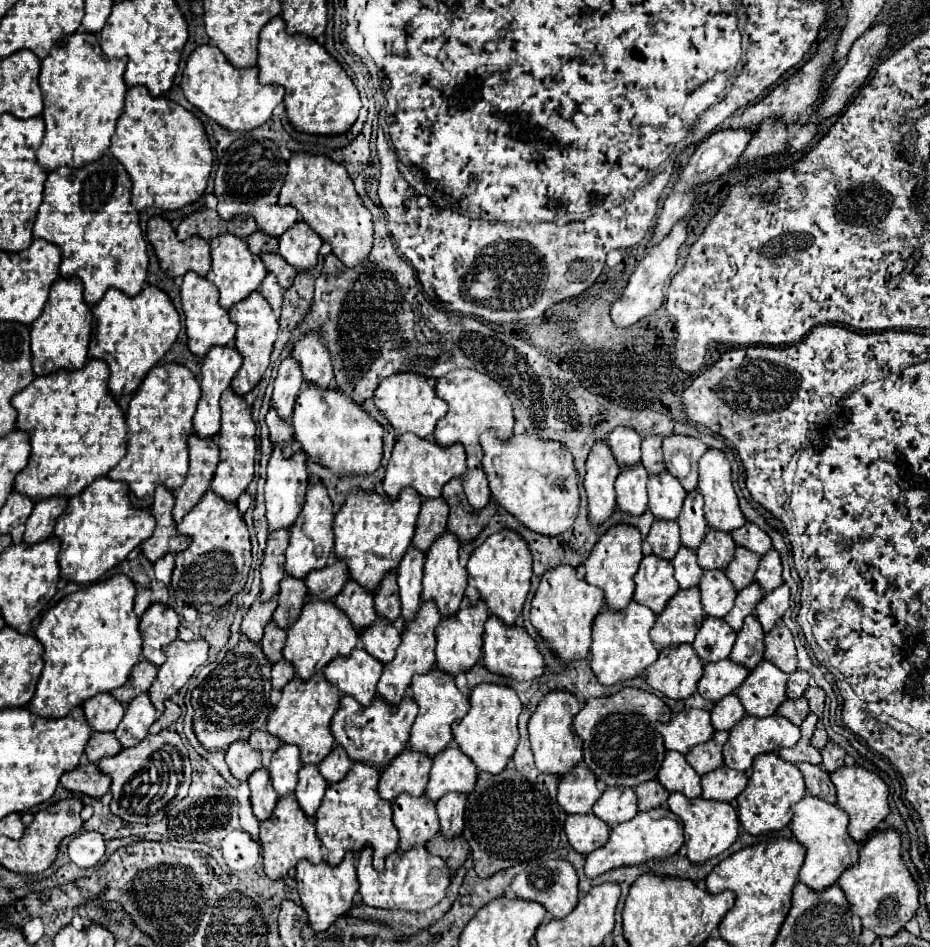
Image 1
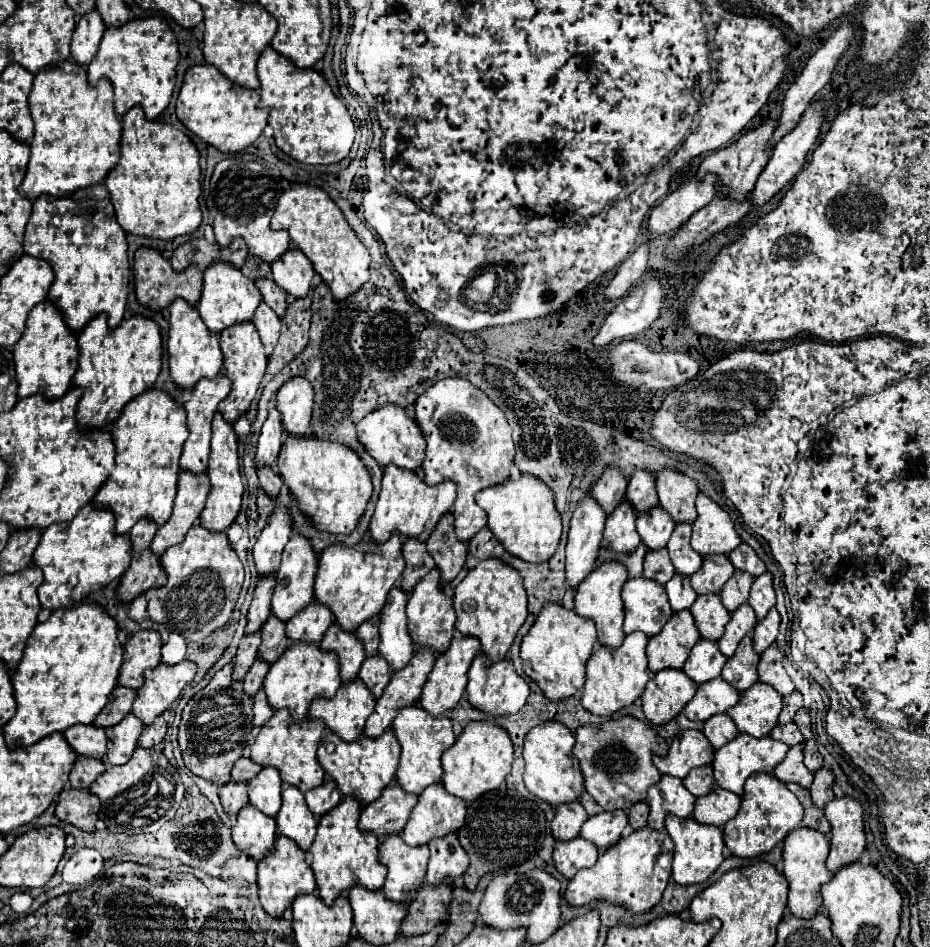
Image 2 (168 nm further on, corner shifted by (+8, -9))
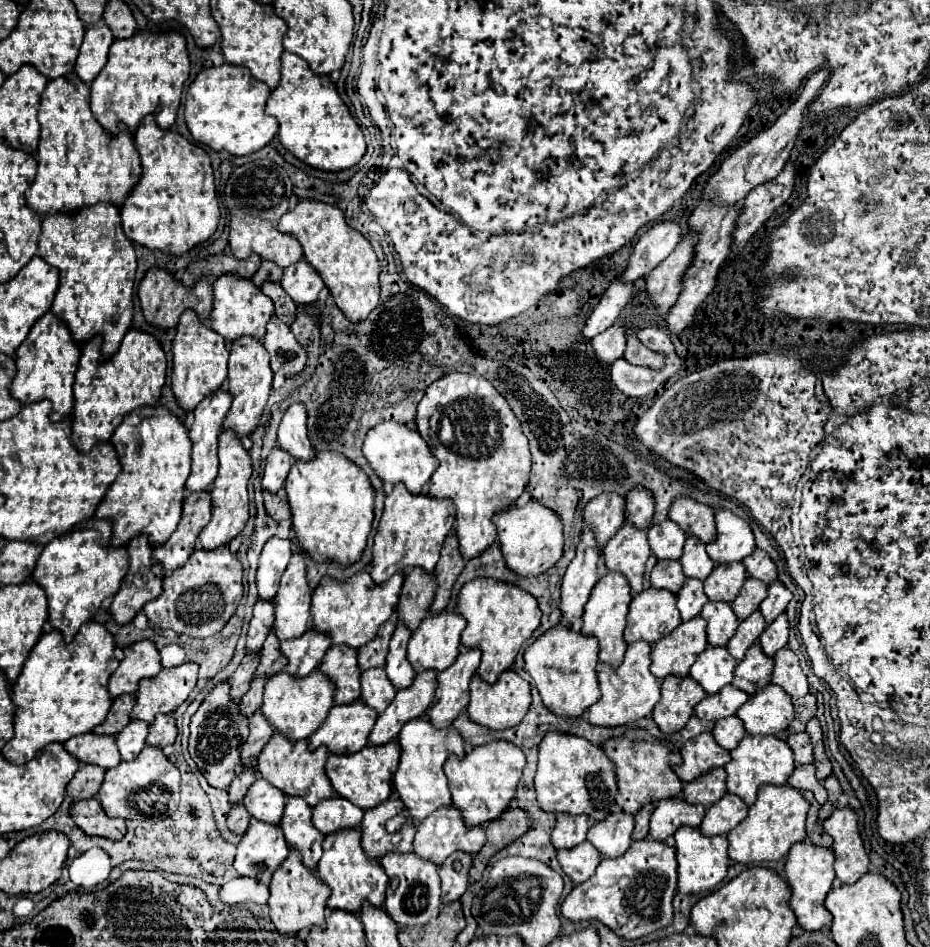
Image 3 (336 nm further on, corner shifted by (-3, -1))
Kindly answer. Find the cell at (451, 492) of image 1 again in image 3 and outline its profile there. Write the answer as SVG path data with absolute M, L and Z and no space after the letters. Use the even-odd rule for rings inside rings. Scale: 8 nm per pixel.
M451 533L451 535L445 539L445 543L443 543L441 559L439 559L437 567L435 567L439 587L437 587L433 605L431 605L431 611L433 611L433 613L439 613L439 611L443 611L443 609L447 607L449 597L451 597L451 589L453 589L453 583L455 583L457 577L461 575L463 567L465 567L465 557L463 557L461 551L459 551L457 535Z

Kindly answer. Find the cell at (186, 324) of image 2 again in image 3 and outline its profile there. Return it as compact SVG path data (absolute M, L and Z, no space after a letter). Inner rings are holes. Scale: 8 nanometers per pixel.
M187 309L187 313L183 313L183 317L179 319L173 339L173 393L183 409L195 409L207 393L213 393L221 387L227 377L227 359L227 341L223 341L219 333L215 333L213 329L209 329L209 325L195 317L193 309Z

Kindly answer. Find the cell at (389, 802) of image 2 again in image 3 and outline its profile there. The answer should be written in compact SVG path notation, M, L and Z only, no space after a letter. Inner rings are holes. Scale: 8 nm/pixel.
M391 797L383 803L379 803L373 809L365 811L365 817L361 821L361 833L363 833L363 849L369 857L379 859L387 851L413 851L413 837L415 837L415 825L403 823L403 827L397 833L387 833L385 823L401 815L405 811L405 805L399 797Z

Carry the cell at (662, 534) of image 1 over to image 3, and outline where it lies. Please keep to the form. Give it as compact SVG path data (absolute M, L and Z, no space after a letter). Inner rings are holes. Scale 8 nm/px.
M657 561L651 571L651 587L669 589L677 593L685 581L685 575L681 571L681 561Z

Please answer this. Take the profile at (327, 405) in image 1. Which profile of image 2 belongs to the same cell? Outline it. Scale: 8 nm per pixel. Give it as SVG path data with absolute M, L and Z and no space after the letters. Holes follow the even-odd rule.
M286 435L278 457L278 471L288 485L296 507L318 531L350 535L356 529L372 495L372 479L352 449L314 437Z

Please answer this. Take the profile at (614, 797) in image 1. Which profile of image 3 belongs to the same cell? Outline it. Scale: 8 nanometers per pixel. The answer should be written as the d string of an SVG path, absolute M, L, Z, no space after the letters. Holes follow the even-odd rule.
M621 811L621 813L609 813L603 821L593 823L593 827L587 833L587 841L591 841L601 855L607 857L619 857L627 851L631 845L631 833L635 827L635 817Z

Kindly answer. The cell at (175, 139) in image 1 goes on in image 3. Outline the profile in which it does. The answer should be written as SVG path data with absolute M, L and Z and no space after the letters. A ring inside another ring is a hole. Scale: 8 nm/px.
M145 115L135 131L135 147L141 155L141 179L131 189L127 199L121 205L121 221L125 235L151 249L161 249L165 253L181 255L187 249L195 247L197 243L209 239L219 223L219 205L215 197L215 183L213 183L213 169L209 155L197 143L189 143L181 133L171 129L161 129L155 123L155 115Z

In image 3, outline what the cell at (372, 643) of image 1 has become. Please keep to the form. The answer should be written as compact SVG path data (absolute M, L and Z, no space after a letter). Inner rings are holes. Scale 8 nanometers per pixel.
M371 667L361 673L361 699L377 709L377 713L385 711L385 707L393 701L397 689L391 685L385 667Z

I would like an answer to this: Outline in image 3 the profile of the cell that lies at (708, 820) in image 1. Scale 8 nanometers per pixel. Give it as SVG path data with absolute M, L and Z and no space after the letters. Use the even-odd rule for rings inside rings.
M683 825L675 833L675 849L677 849L677 863L679 863L677 889L681 893L709 891L725 879L727 867L729 867L729 857L727 857L727 839L723 835L705 837L699 829L691 829L691 827Z

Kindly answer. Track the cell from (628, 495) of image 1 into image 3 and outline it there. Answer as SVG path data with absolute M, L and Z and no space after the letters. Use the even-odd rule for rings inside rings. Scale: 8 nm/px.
M627 521L607 541L607 545L603 549L607 569L627 575L627 581L629 581L633 593L639 593L643 589L641 577L643 577L645 561L649 559L649 555L651 555L651 547L649 547L645 531L637 529L635 525L627 523Z

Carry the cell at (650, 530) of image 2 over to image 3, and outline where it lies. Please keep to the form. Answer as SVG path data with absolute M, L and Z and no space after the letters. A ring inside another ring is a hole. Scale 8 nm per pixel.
M665 519L657 525L651 525L647 529L651 551L657 555L657 559L679 559L683 553L685 543L685 531L675 525L675 521Z

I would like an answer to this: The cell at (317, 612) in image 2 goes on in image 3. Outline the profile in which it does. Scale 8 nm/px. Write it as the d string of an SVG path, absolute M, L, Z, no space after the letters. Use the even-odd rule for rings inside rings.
M309 629L301 637L283 641L281 651L287 655L285 671L295 675L311 673L321 663L329 647L331 647L331 637L317 629Z

